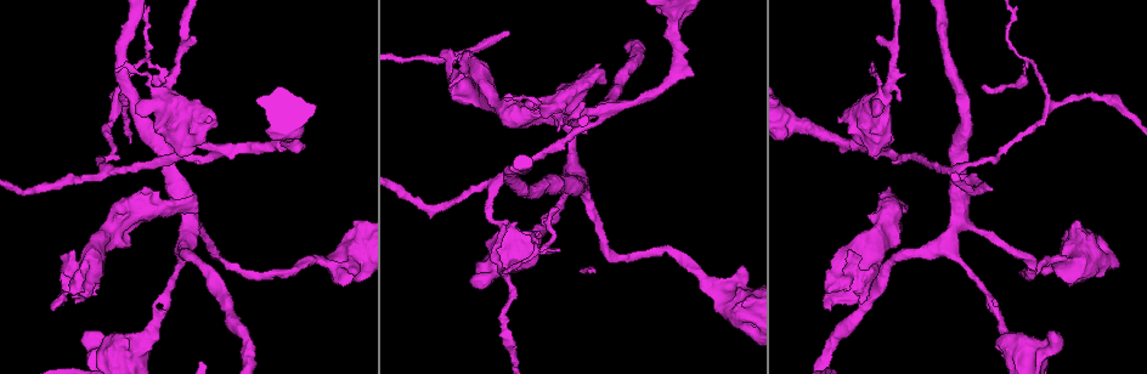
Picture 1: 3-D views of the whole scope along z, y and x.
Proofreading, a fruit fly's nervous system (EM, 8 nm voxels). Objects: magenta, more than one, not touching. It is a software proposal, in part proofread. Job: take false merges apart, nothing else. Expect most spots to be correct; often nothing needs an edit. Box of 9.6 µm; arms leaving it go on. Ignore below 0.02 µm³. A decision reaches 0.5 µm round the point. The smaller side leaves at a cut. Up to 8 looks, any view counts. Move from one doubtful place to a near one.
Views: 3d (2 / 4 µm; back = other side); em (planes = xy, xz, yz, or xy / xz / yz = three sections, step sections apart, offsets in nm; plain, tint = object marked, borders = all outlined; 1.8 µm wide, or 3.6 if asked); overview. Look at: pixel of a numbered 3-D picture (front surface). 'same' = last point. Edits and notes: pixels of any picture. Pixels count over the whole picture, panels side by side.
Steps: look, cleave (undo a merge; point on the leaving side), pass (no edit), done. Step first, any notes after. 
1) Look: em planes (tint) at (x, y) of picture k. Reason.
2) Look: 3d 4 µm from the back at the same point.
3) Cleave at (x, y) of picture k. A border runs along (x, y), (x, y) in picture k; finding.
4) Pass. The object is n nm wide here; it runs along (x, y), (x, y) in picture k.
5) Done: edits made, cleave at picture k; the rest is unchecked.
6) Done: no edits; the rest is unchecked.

Look: em 3.6 µm xz step 4 (tint) at (354, 252) of picture 1. Touches itself.

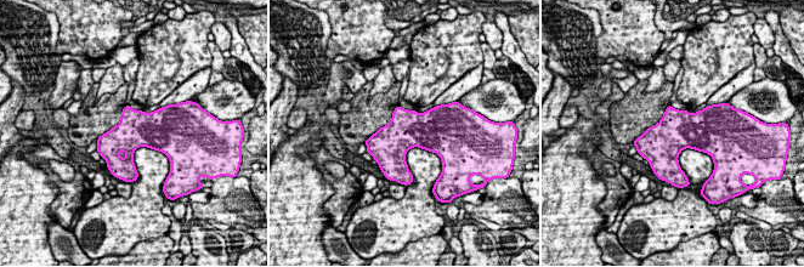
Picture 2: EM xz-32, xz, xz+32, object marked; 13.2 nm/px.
Look: em 3.6 µm planes (tint) at the same point. Another direction.

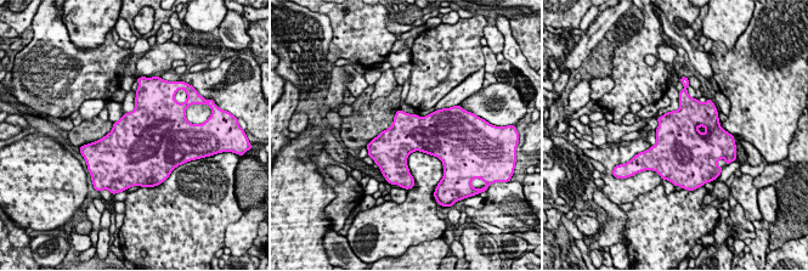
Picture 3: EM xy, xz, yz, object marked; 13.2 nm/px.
Pass. One neuron here.

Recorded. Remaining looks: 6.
Look: em planes (plain) at (961, 260) of picture 1. Three-way junction.

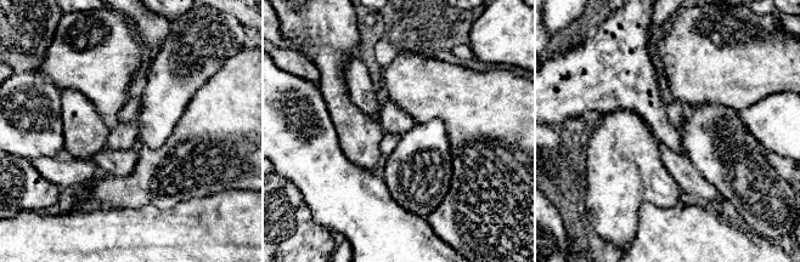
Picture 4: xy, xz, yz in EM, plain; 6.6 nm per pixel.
Look: em planes (tint) at the same point.

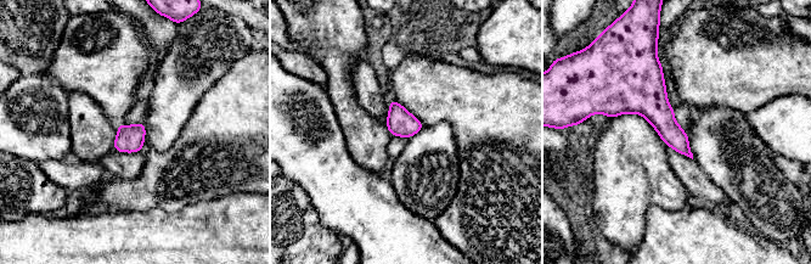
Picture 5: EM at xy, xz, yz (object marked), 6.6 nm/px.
Pass. The object is 170 nm wide here; all the same neuron.

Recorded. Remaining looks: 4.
Look: 3d 4 µm at (954, 171) of picture 1. Side arm on a straight run.

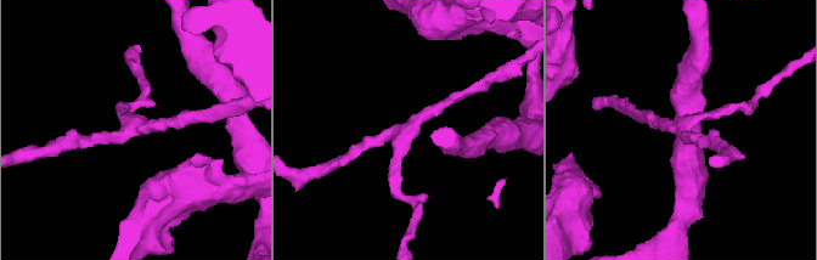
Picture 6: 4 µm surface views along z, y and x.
Look: em 3.6 µm planes (tint) at (680, 124) of picture 6. Now the EM.

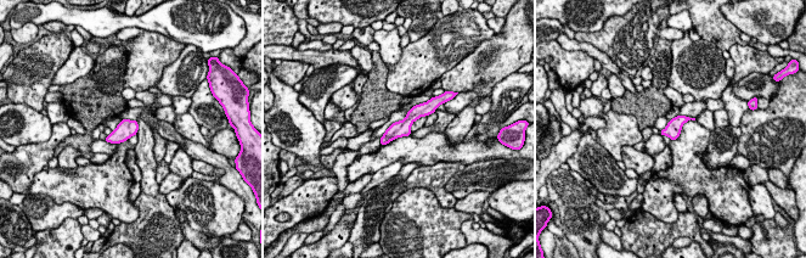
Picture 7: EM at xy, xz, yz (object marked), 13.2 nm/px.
Pass. The object is 200 nm wide here; it runs along (428, 108), (417, 111), (383, 141) in picture 7; continuous, no second neuron.

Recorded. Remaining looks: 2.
Done: no edits; the rest is unchecked.

